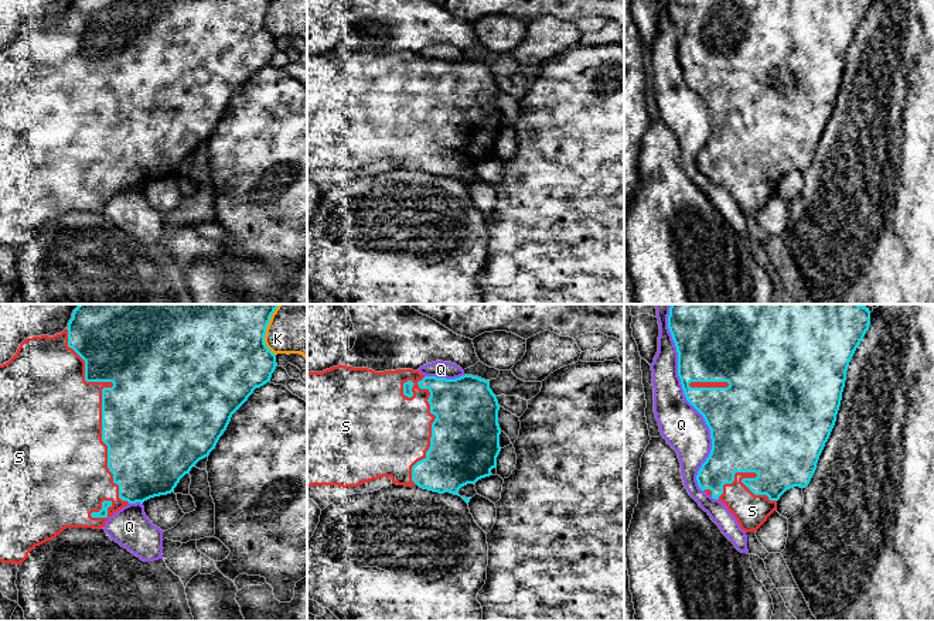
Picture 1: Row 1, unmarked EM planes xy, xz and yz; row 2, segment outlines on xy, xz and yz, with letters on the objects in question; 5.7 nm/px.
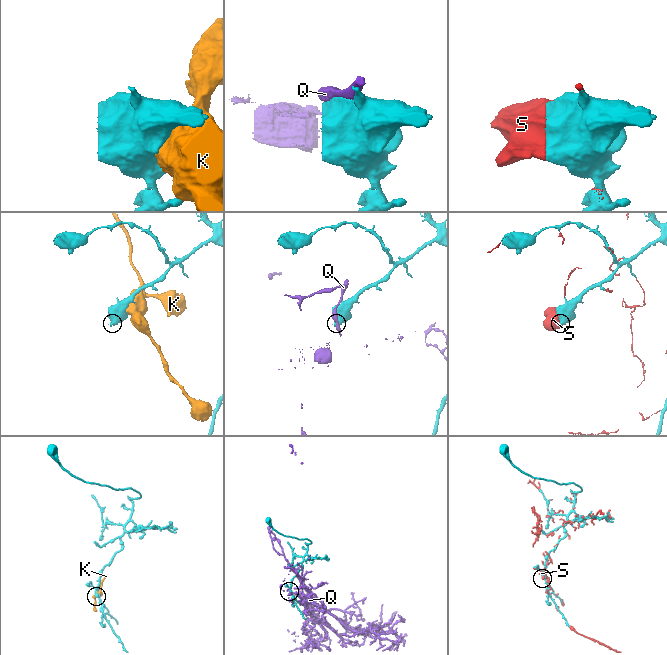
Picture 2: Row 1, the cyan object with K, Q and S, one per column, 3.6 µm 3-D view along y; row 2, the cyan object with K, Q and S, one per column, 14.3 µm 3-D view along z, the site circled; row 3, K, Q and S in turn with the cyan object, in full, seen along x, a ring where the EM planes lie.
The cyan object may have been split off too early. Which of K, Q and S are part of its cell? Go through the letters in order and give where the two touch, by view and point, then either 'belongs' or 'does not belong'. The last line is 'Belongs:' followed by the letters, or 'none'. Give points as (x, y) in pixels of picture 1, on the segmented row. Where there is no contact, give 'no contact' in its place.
K: xy (265, 330) | does not belong
Q: yz (685, 396) | does not belong
S: xy (102, 403) | belongs
Belongs: S

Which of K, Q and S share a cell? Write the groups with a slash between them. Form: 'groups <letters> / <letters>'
groups K / Q / S

